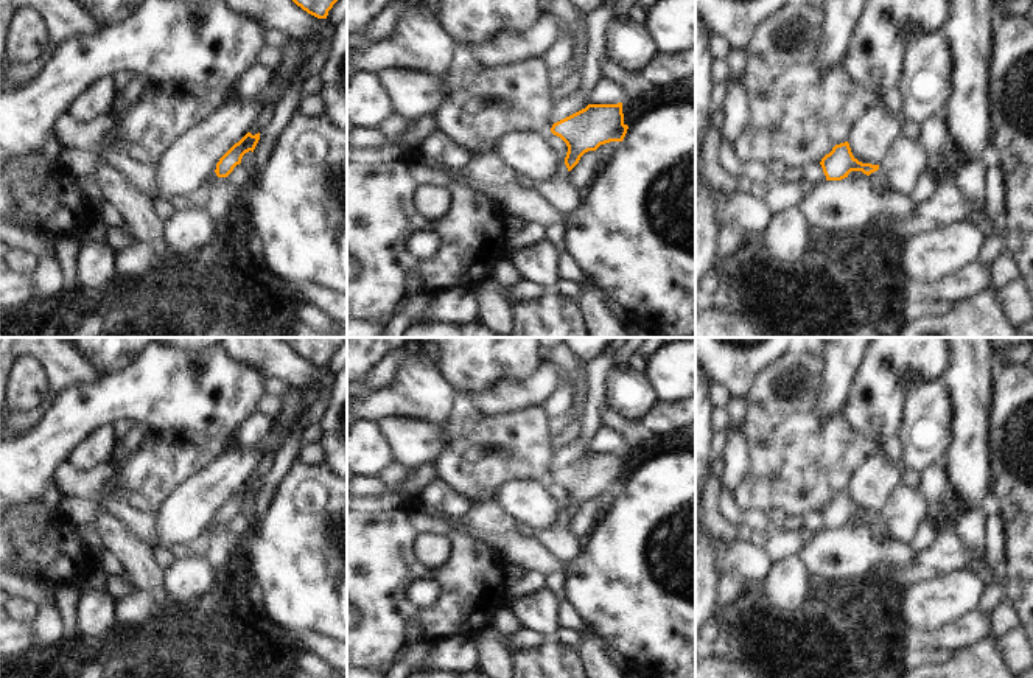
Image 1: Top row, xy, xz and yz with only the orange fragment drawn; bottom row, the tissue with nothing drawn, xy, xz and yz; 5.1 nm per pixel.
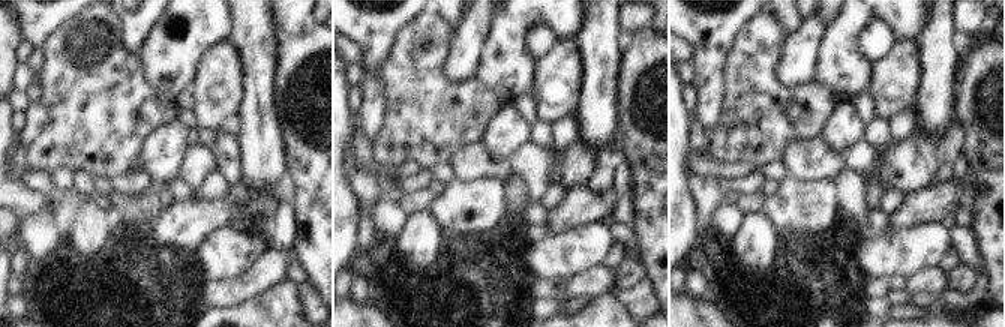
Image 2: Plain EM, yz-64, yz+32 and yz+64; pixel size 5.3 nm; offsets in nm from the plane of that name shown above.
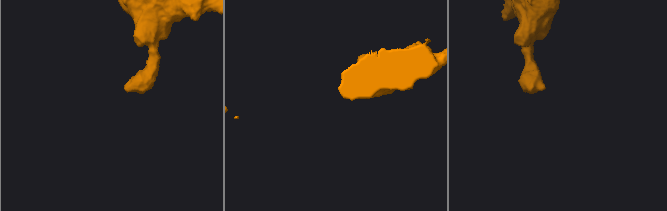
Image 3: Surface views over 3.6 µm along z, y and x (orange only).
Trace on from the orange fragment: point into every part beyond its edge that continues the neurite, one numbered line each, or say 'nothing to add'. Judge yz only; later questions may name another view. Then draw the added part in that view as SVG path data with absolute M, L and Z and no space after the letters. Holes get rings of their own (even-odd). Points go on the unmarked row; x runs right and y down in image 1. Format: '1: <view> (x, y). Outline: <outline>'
1: yz (879, 527). Outline: M881 518L871 521L868 526L871 529L874 540L884 538L888 530L888 524Z

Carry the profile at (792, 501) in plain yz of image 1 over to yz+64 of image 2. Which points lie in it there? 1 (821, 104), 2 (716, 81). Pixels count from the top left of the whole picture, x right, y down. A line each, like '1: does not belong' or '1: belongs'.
1: belongs
2: does not belong

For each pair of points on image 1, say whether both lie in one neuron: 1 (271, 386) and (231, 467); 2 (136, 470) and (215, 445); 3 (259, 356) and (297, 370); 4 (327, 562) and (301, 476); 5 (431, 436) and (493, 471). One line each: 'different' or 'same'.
1: different
2: same
3: same
4: same
5: different

